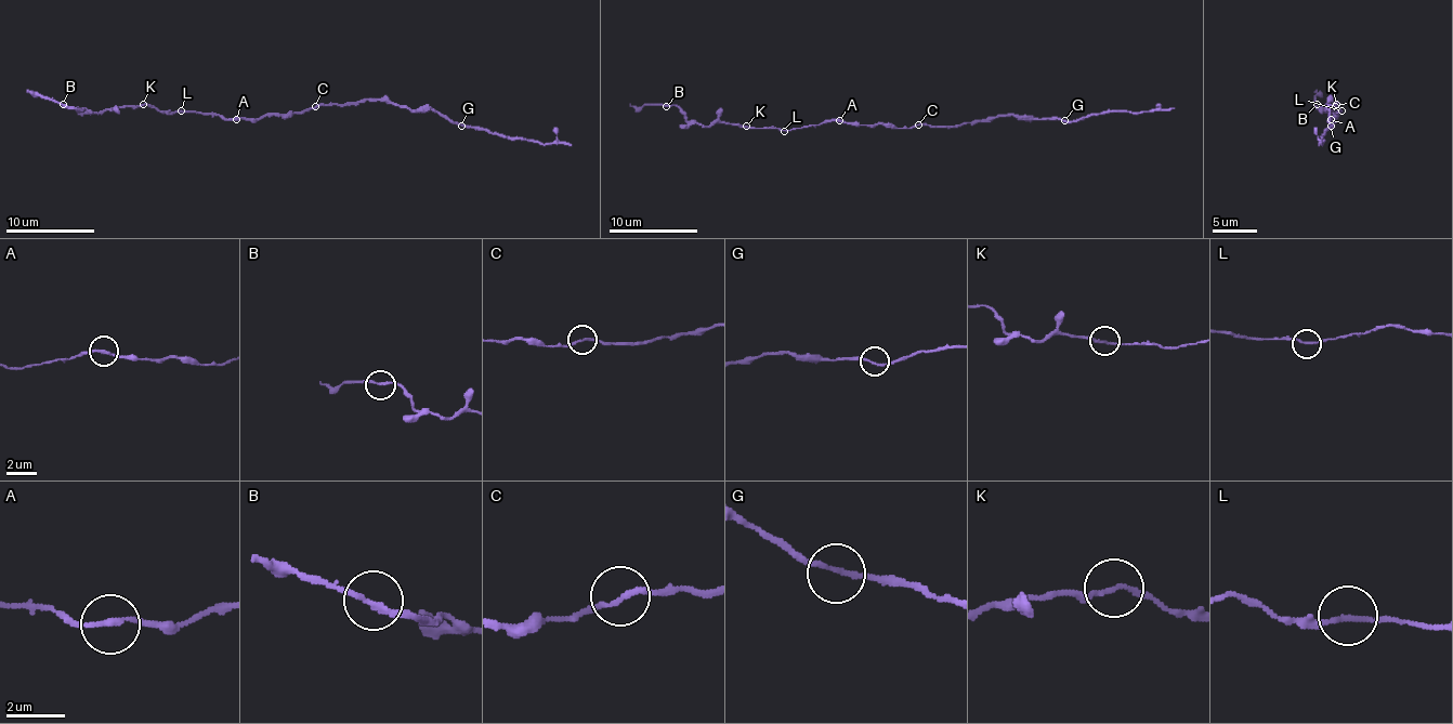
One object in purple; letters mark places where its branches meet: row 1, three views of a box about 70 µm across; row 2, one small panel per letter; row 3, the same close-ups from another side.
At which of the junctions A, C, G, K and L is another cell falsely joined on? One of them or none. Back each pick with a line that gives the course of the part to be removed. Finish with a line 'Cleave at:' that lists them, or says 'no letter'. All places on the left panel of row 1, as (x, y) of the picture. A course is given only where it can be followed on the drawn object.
Cleave at: no letter

